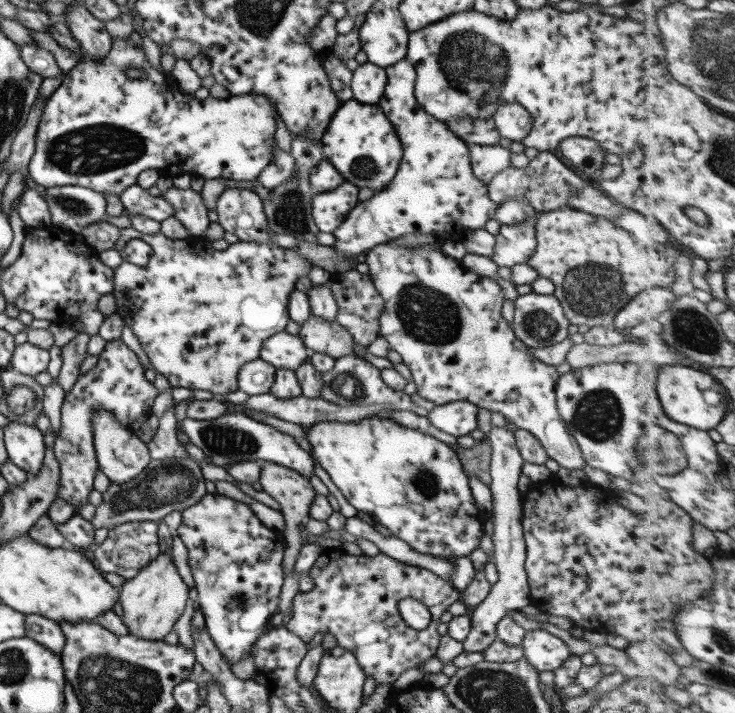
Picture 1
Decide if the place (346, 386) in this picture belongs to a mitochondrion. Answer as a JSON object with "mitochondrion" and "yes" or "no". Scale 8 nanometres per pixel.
{"mitochondrion":"yes"}

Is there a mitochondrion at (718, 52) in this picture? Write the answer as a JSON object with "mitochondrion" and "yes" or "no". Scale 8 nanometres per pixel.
{"mitochondrion":"yes"}

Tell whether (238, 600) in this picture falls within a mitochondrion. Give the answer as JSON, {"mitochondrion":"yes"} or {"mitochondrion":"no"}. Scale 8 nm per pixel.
{"mitochondrion":"yes"}

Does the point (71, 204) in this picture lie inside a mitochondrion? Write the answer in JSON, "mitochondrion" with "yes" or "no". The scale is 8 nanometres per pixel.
{"mitochondrion":"yes"}

